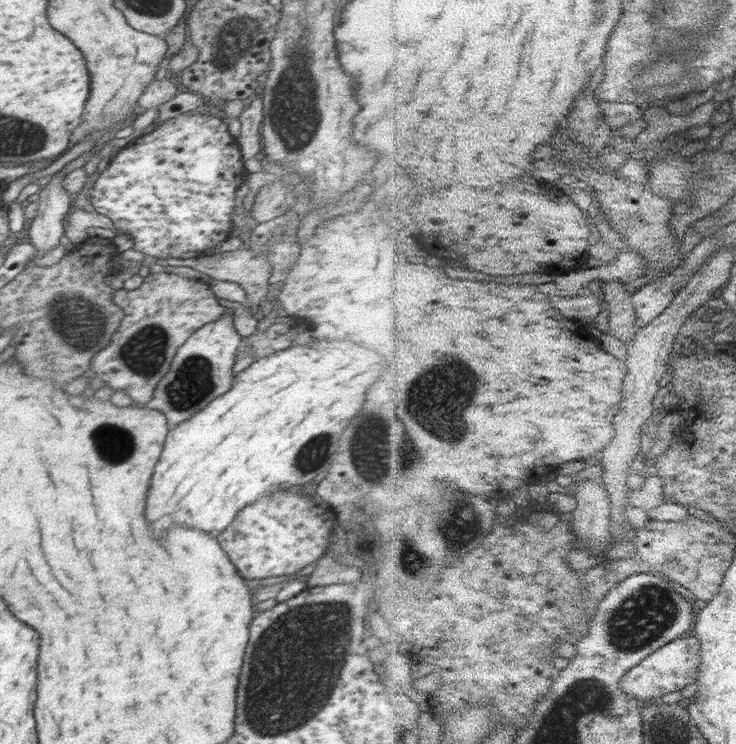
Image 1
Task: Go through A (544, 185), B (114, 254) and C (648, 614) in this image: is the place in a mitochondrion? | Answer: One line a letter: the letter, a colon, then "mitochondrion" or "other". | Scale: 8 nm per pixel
A: other
B: other
C: mitochondrion

